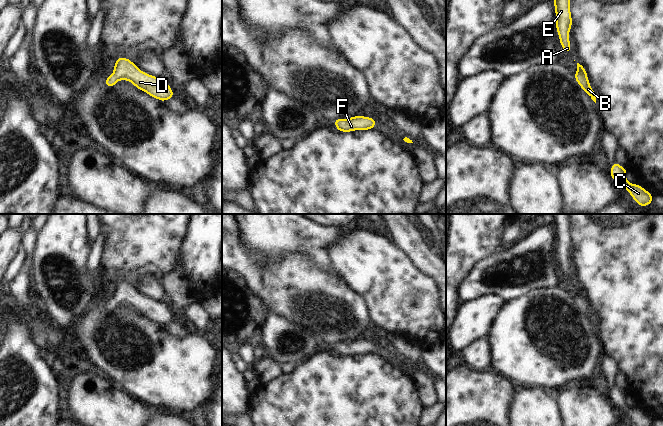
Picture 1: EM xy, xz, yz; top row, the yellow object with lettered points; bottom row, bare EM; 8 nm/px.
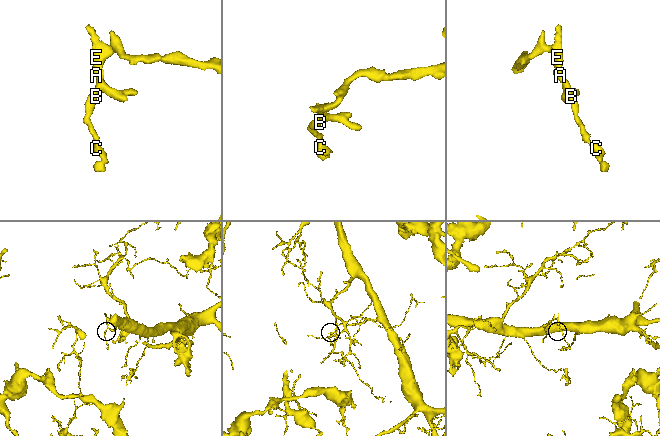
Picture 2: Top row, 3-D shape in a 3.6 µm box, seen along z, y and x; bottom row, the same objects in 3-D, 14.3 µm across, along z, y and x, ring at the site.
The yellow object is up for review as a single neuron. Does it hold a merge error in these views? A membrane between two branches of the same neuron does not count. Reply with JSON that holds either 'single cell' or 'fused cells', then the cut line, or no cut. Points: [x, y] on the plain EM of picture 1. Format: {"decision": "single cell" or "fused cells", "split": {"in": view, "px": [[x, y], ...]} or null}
{"decision": "single cell", "split": null}

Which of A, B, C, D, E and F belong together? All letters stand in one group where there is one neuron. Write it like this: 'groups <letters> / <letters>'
groups A B C D E F

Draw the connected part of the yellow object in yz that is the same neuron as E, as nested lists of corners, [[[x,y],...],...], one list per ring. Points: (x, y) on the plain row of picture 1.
[[[553,214],[554,232],[556,238],[556,255],[563,274],[570,278],[571,269],[569,255],[572,253],[572,239],[570,236],[570,214]]]

